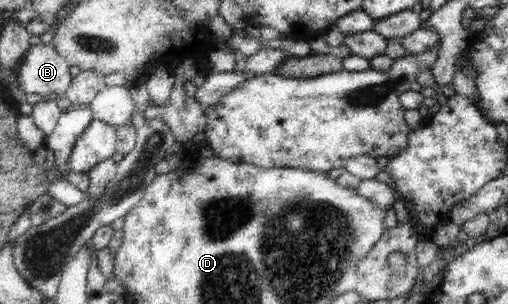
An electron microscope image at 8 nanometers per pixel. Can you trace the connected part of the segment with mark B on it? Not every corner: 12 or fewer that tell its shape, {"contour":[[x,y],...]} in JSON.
{"contour":[[52,43],[31,45],[17,67],[27,94],[64,94],[69,67]]}

